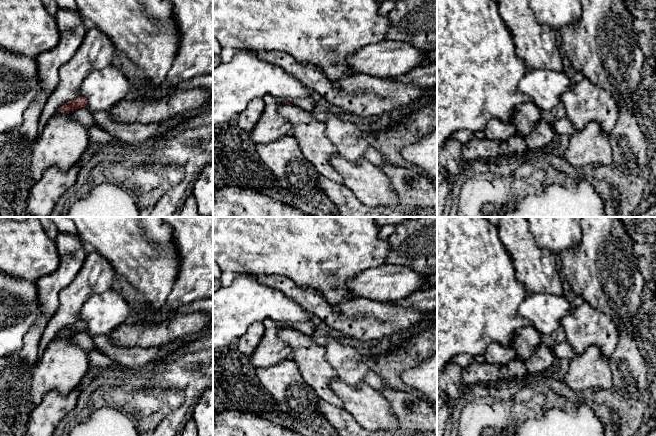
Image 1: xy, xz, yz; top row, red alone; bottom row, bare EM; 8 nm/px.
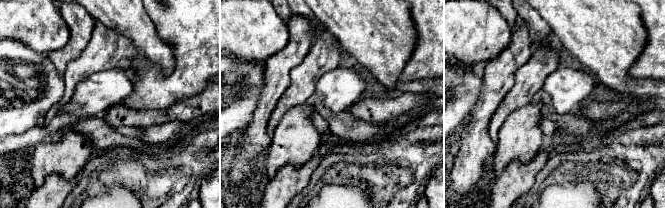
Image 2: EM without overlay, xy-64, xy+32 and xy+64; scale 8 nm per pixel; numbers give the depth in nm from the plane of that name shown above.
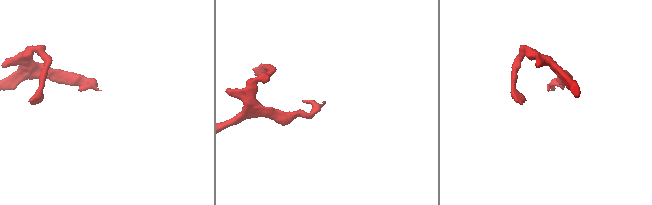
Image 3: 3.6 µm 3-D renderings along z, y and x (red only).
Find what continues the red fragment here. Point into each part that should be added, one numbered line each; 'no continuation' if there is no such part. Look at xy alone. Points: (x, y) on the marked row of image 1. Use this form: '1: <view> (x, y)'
1: xy (131, 133)

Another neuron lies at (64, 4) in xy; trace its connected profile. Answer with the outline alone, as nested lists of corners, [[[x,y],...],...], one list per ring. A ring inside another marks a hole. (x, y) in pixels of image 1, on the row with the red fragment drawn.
[[[55,0],[59,8],[78,11],[74,0]]]

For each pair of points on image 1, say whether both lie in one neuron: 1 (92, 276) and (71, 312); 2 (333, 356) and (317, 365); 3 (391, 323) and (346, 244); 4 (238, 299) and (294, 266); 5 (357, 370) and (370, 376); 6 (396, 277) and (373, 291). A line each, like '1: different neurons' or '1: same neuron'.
1: same neuron
2: different neurons
3: different neurons
4: different neurons
5: different neurons
6: same neuron

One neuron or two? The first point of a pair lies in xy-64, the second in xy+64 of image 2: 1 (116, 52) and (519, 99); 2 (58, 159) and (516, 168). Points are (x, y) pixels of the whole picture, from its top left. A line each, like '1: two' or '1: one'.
1: one
2: two

